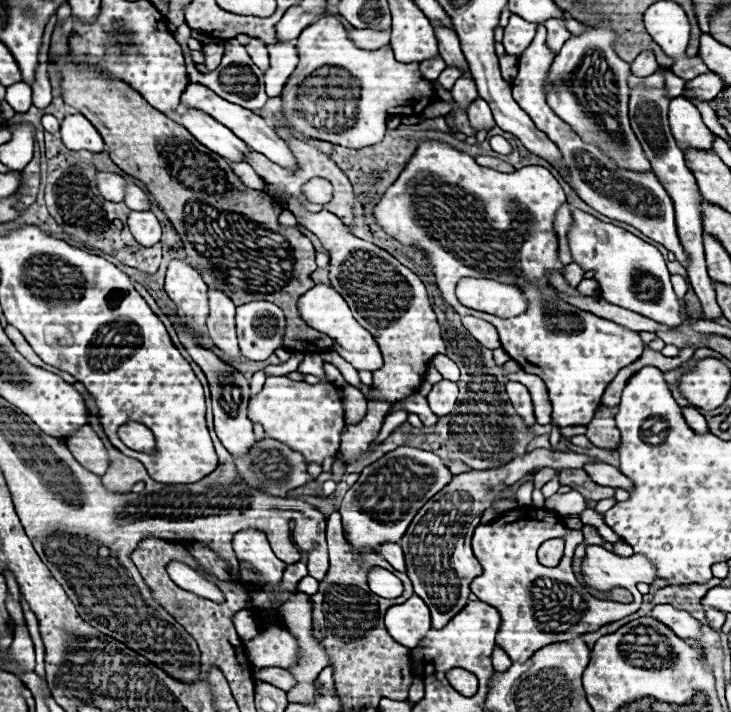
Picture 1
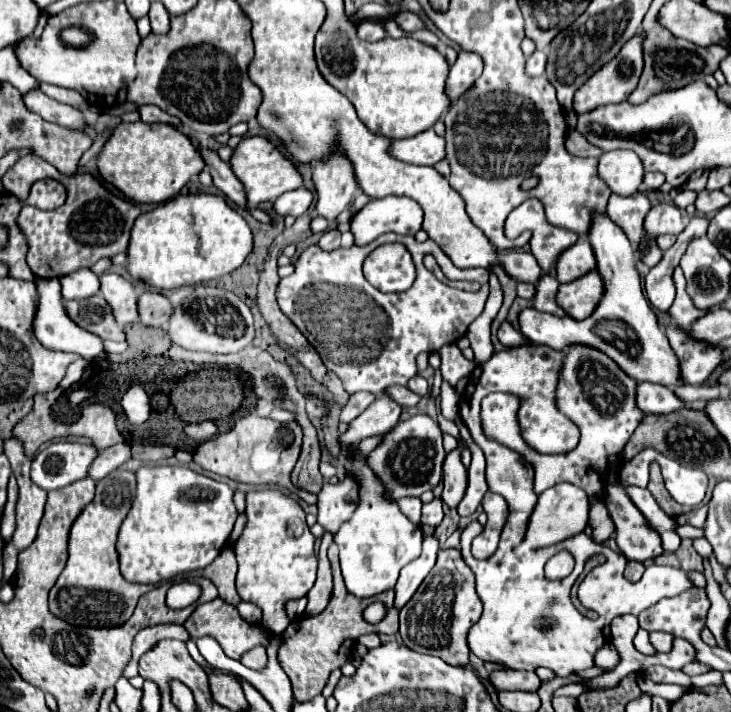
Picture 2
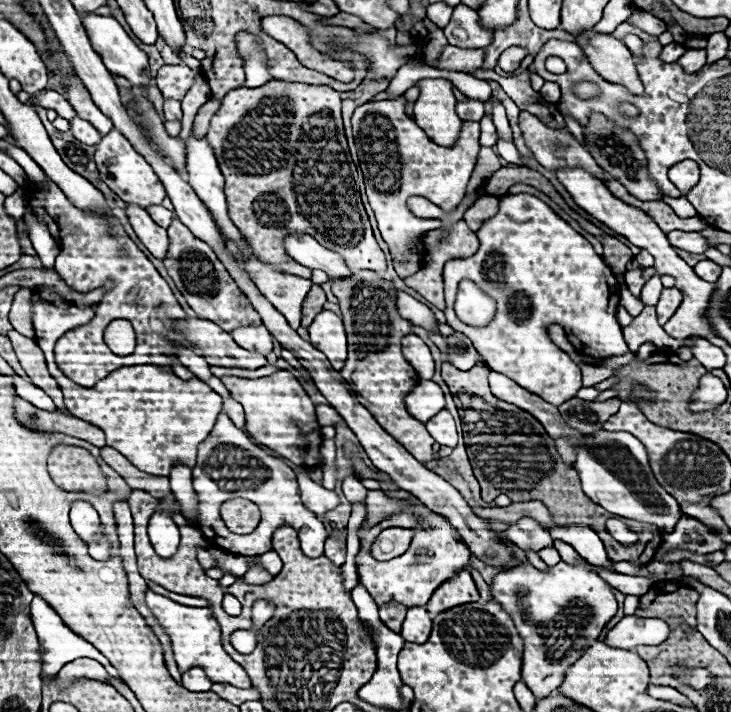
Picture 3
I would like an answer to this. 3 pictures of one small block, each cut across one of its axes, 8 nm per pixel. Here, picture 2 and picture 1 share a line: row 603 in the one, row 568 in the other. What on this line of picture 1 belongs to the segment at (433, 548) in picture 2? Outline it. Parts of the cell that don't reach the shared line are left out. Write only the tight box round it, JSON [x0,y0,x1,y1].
[378,544,406,574]

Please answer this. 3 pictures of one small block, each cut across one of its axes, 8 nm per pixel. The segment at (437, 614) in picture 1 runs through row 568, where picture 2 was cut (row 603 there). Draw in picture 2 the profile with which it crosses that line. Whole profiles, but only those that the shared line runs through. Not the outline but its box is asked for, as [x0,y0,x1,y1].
[400,550,482,666]

